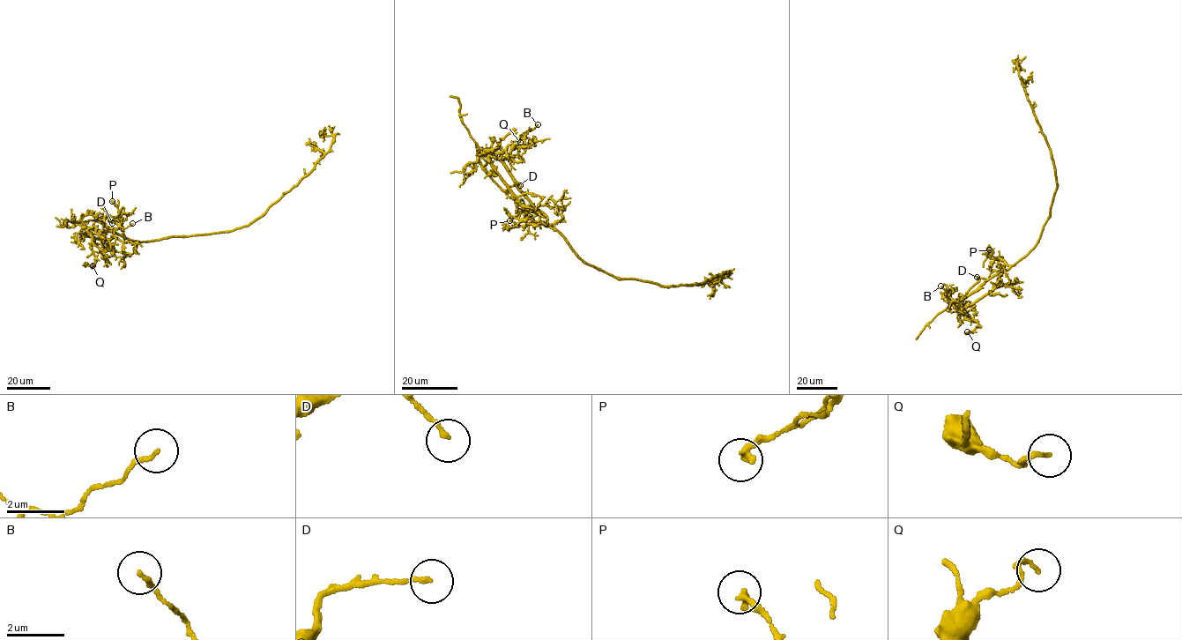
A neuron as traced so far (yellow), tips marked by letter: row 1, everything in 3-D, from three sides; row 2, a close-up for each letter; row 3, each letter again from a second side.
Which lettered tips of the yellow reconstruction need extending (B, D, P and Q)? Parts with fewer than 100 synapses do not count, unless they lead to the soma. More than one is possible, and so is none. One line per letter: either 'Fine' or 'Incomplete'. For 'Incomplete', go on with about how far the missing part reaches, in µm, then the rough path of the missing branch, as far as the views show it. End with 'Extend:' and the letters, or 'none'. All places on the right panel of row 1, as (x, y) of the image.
B: Fine
D: Fine
P: Fine
Q: Fine
Extend: none

